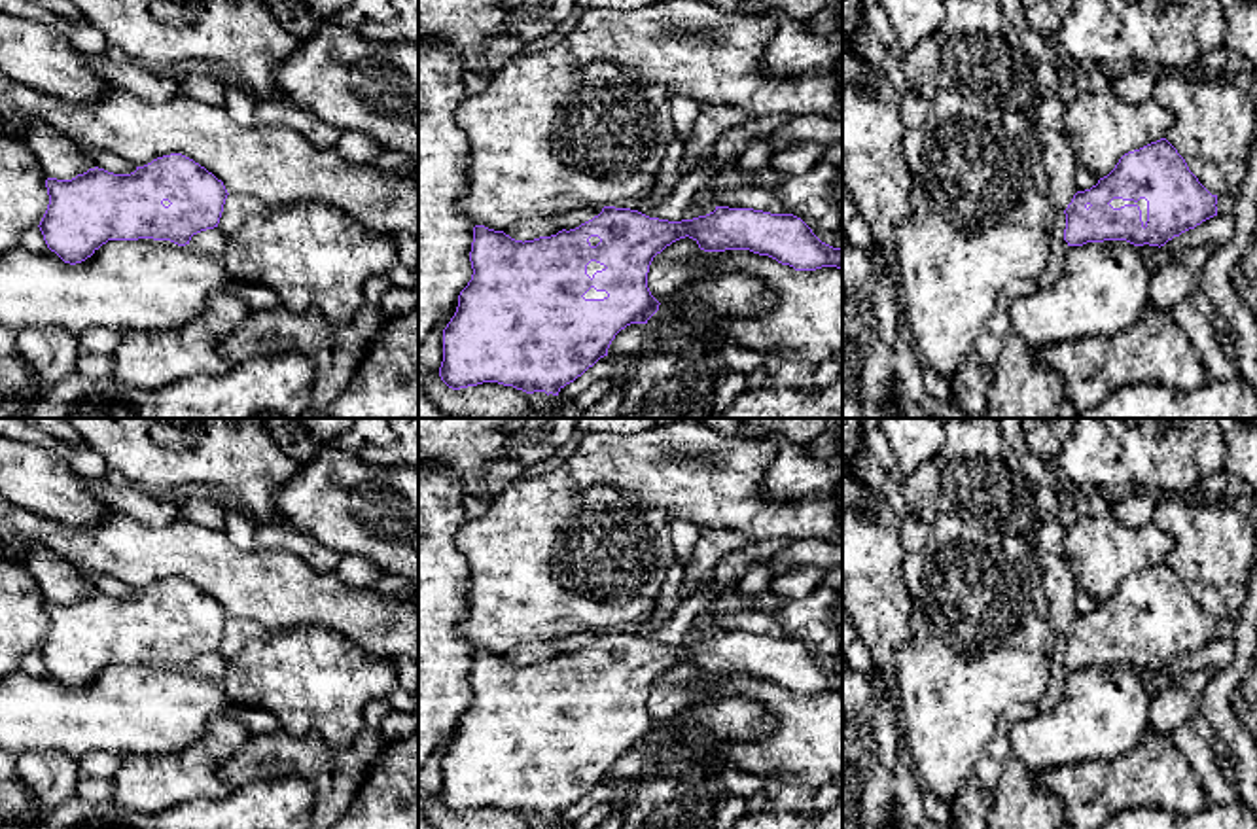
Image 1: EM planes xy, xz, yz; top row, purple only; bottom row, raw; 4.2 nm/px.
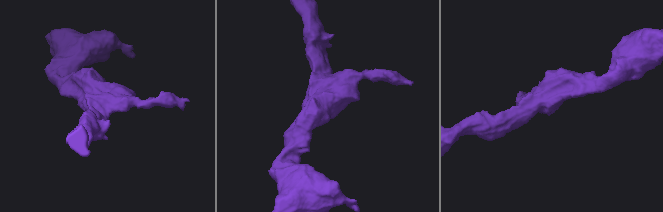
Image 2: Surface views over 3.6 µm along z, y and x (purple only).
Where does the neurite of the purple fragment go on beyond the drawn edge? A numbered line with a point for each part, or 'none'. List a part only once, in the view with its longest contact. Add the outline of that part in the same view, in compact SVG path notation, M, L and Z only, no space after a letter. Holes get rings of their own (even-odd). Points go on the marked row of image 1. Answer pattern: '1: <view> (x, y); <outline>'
1: yz (1115, 203); M1113 199L1109 204L1113 208L1121 208L1124 204L1138 204L1140 210L1142 210L1142 221L1143 221L1143 227L1145 227L1145 221L1147 221L1147 201L1145 199L1140 199L1138 203L1134 203L1134 201L1123 201L1123 199Z

